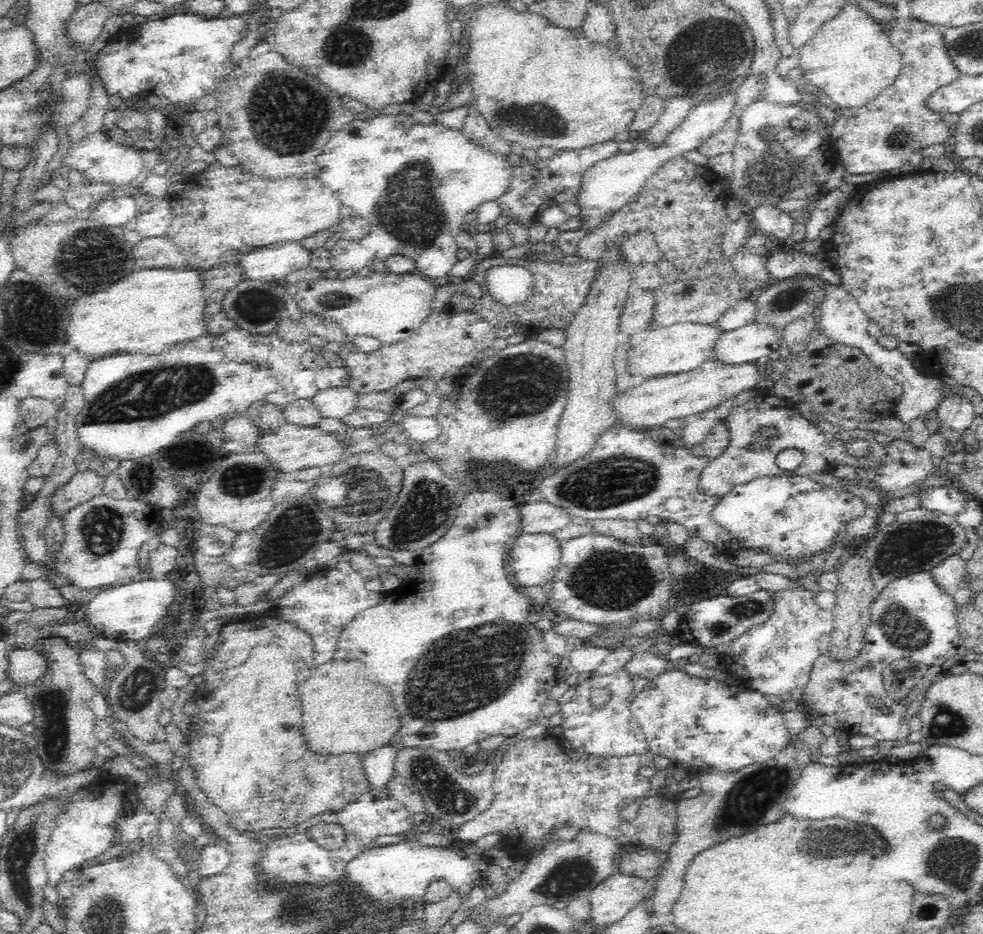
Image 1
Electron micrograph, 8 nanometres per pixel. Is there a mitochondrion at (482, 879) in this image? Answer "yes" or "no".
no

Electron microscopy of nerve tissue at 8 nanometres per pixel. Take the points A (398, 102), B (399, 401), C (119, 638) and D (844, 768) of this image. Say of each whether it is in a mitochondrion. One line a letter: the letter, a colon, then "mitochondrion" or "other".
A: other
B: other
C: other
D: other

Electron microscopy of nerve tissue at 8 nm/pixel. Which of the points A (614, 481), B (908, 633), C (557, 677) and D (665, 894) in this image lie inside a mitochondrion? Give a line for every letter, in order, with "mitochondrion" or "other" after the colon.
A: mitochondrion
B: mitochondrion
C: other
D: other

